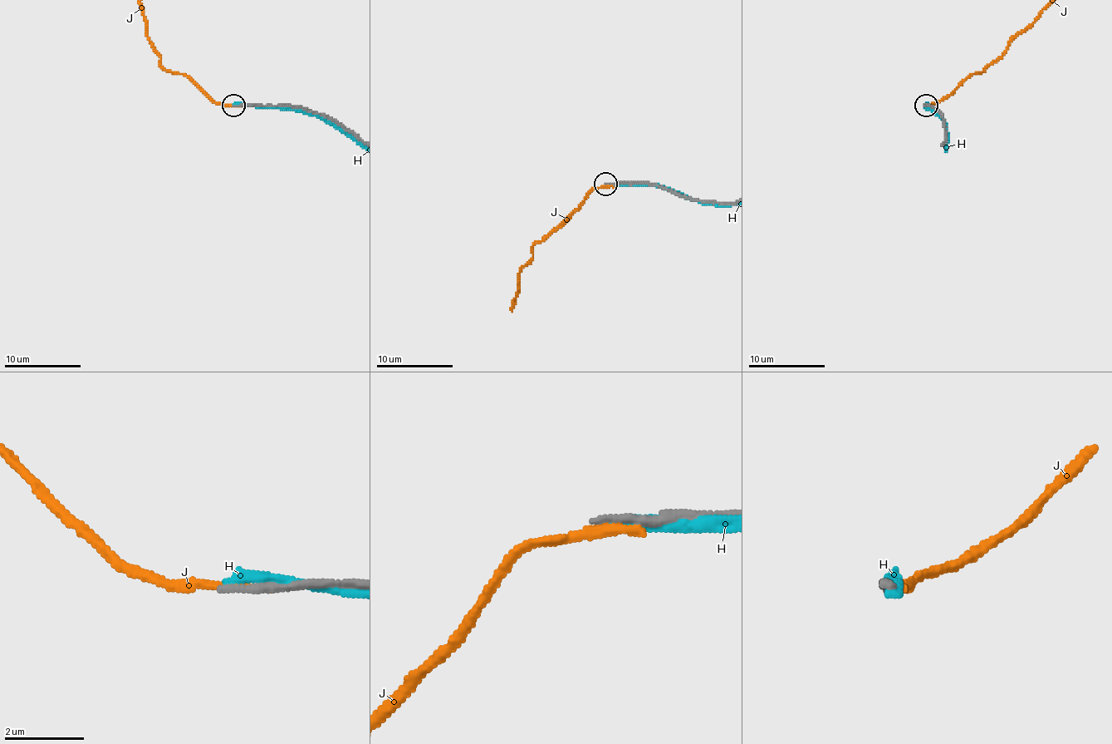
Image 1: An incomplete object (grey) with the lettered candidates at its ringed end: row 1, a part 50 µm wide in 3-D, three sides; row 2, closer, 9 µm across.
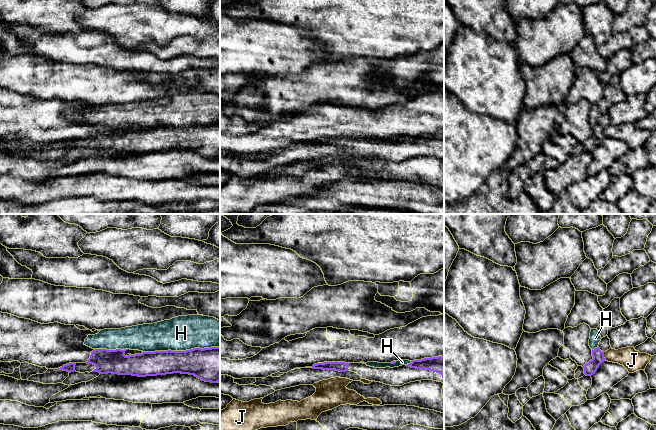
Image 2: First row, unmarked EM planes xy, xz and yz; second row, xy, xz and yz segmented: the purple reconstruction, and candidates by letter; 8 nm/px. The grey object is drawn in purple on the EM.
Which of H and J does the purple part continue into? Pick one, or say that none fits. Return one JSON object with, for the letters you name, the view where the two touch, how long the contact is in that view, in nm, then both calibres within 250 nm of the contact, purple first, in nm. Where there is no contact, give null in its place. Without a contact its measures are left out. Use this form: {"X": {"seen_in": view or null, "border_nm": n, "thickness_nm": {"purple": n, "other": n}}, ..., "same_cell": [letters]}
{"same_cell": []}

